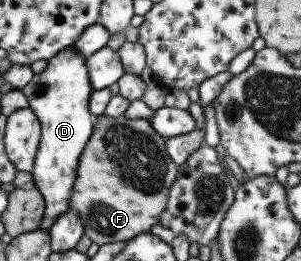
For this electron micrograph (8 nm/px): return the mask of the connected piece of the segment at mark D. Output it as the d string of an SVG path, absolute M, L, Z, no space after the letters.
M75 45L64 47L56 57L48 60L47 66L32 77L32 81L20 91L25 96L28 107L36 112L43 129L42 143L31 172L31 184L39 188L46 200L46 215L42 230L50 235L52 227L62 215L70 210L74 193L74 183L78 177L80 157L91 142L98 116L92 113L92 81L87 60L80 55Z

